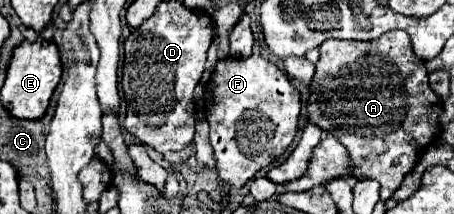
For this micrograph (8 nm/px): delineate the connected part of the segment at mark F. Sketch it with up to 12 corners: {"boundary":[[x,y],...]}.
{"boundary":[[257,55],[215,65],[217,173],[243,187],[291,145],[301,99]]}

